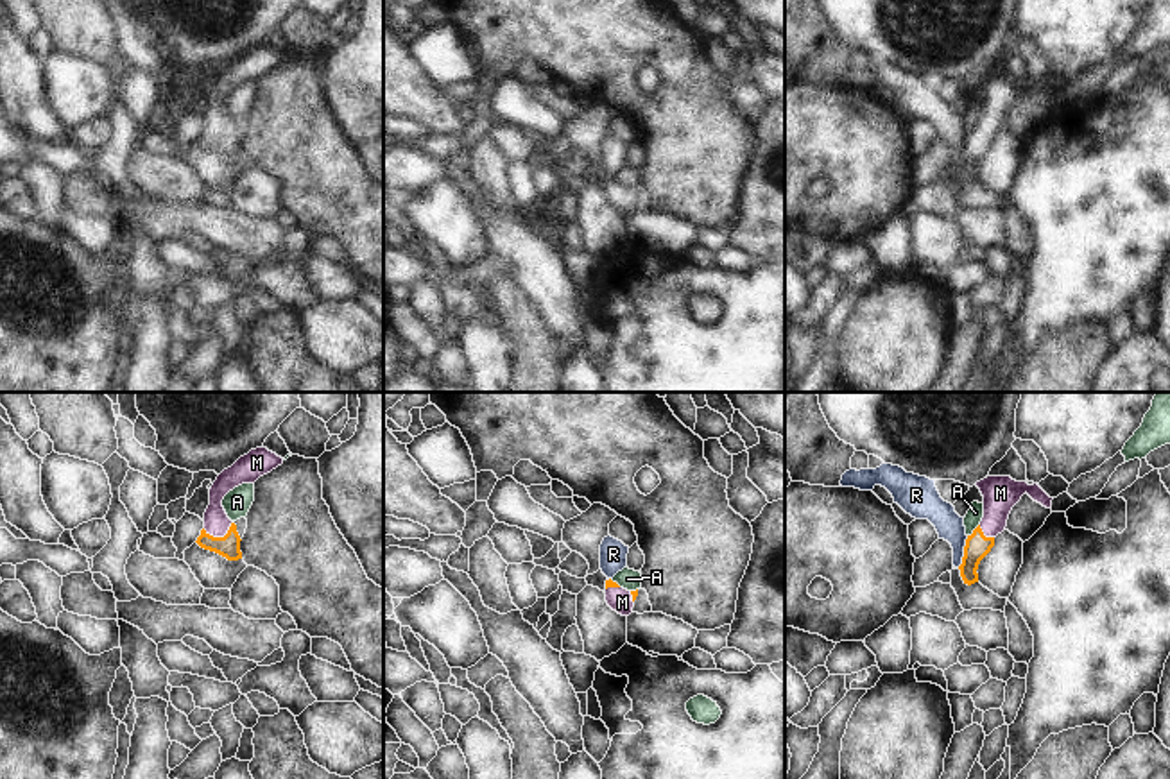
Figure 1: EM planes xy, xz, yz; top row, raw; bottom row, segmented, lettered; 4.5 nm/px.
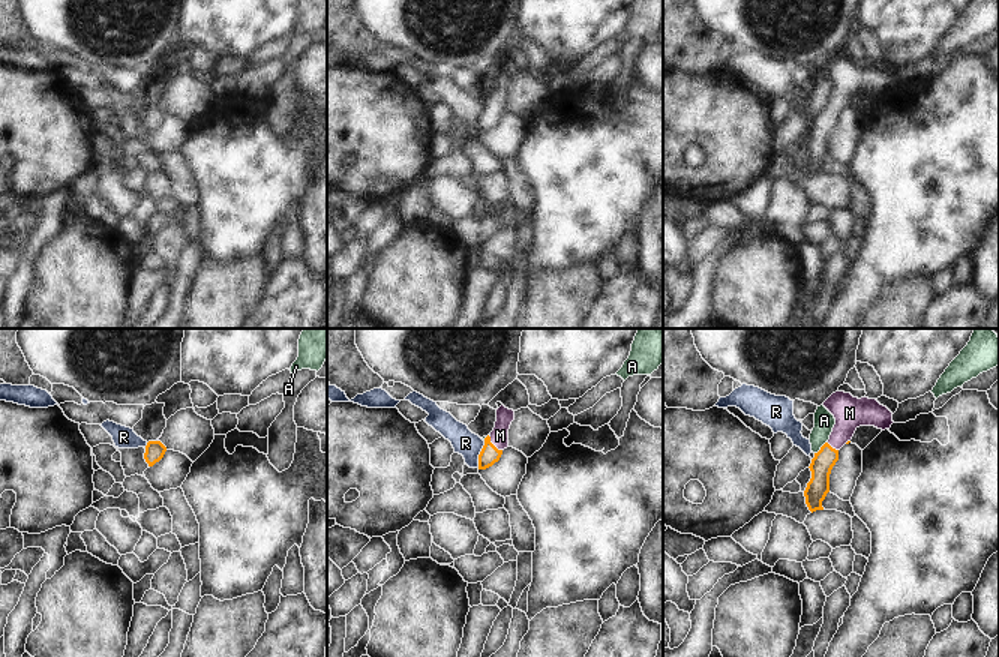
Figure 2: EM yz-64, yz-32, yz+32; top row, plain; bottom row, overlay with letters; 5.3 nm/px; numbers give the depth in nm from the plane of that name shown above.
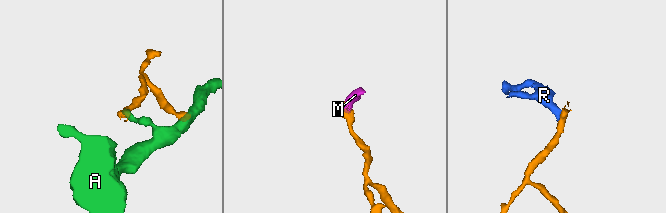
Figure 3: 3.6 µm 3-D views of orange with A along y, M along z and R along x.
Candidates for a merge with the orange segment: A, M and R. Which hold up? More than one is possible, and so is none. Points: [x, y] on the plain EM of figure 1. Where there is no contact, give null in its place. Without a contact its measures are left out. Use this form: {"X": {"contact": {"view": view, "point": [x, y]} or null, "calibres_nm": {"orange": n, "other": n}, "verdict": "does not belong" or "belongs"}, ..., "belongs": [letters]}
{"A": {"contact": {"view": "yz", "point": [973, 129]}, "calibres_nm": {"orange": 110, "other": 70}, "verdict": "does not belong"}, "M": {"contact": {"view": "xy", "point": [219, 136]}, "calibres_nm": {"orange": 100, "other": 120}, "verdict": "belongs"}, "R": {"contact": {"view": "yz", "point": [964, 151]}, "calibres_nm": {"orange": 110, "other": 130}, "verdict": "does not belong"}, "belongs": ["M"]}

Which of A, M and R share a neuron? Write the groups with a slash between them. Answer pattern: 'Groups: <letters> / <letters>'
Groups: A / M / R

